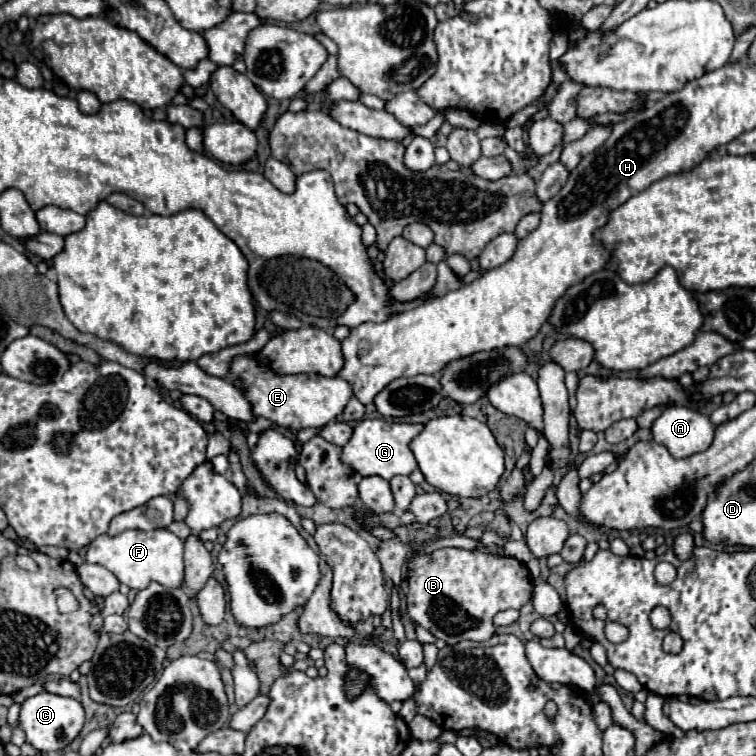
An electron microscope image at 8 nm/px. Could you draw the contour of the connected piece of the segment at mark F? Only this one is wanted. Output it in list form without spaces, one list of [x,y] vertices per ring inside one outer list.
[[[167,529],[123,531],[113,537],[99,535],[87,545],[85,561],[109,569],[119,579],[119,583],[125,583],[135,591],[149,585],[149,581],[157,581],[169,587],[179,587],[183,581],[183,543]]]

